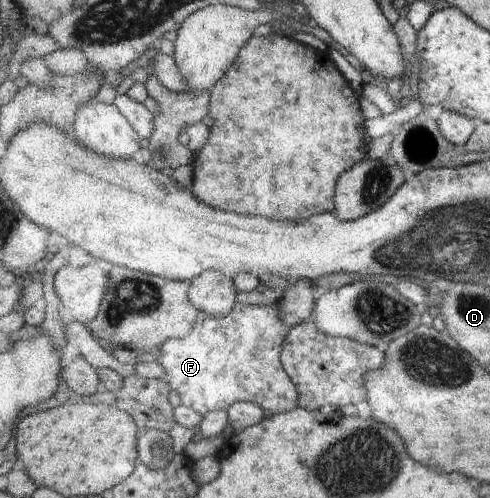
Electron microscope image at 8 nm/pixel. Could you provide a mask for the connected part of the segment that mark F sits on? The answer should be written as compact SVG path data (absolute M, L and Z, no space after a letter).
M236 303L231 314L217 318L199 312L196 326L187 338L171 340L165 344L163 354L157 354L159 361L168 372L167 382L181 398L181 404L196 410L201 416L215 411L227 411L235 403L255 403L274 415L288 413L299 407L300 393L292 377L285 370L281 353L285 339L291 330L279 318L278 305L245 305Z

